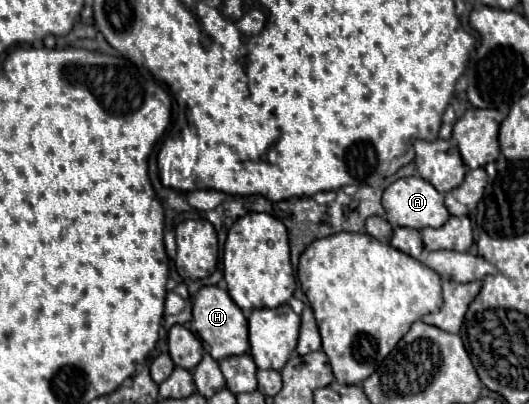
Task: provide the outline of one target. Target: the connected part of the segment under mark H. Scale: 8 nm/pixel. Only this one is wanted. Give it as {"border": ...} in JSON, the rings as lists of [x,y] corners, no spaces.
{"border":[[[203,286],[195,294],[191,330],[201,338],[205,352],[211,354],[215,360],[223,360],[227,356],[249,352],[247,318],[243,316],[241,308],[231,300],[231,296],[225,290],[221,290],[219,286]]]}

